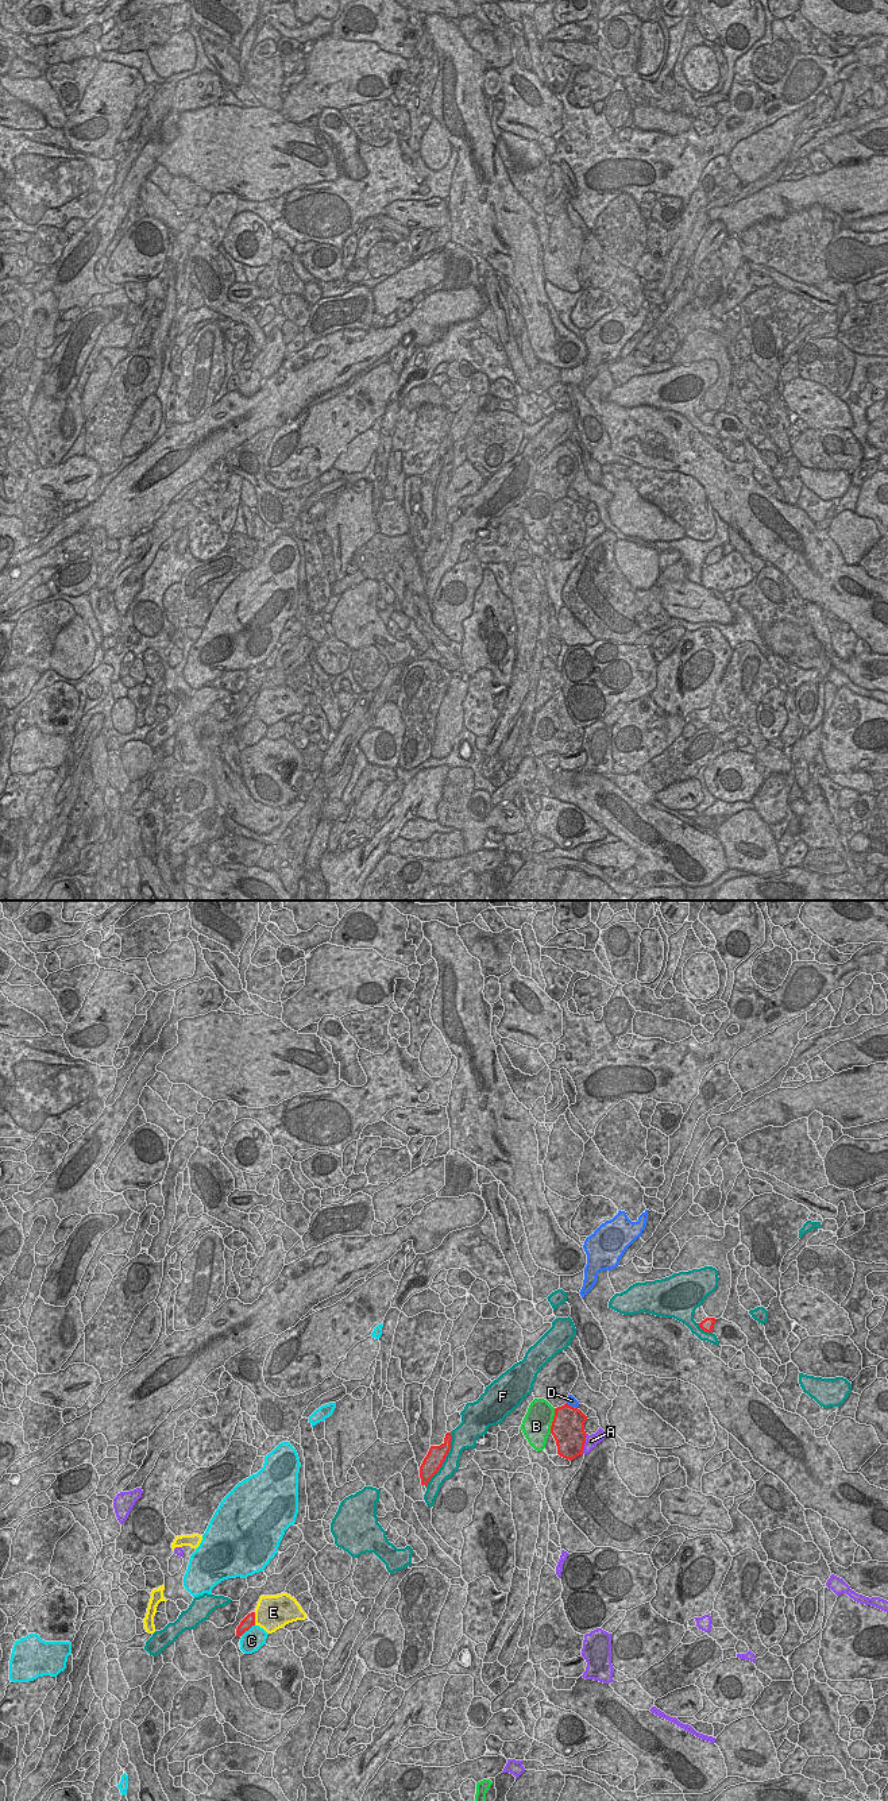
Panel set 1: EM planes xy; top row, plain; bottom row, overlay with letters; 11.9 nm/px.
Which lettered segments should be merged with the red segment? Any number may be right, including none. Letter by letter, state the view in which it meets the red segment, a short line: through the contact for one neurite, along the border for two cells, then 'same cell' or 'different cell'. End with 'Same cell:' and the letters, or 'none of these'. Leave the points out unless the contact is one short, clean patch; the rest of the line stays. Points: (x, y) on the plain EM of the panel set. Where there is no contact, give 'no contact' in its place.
A: xy | different cell
B: xy | different cell
C: xy | different cell
D: xy | different cell
E: xy | different cell
F: xy | different cell
Same cell: none of these

